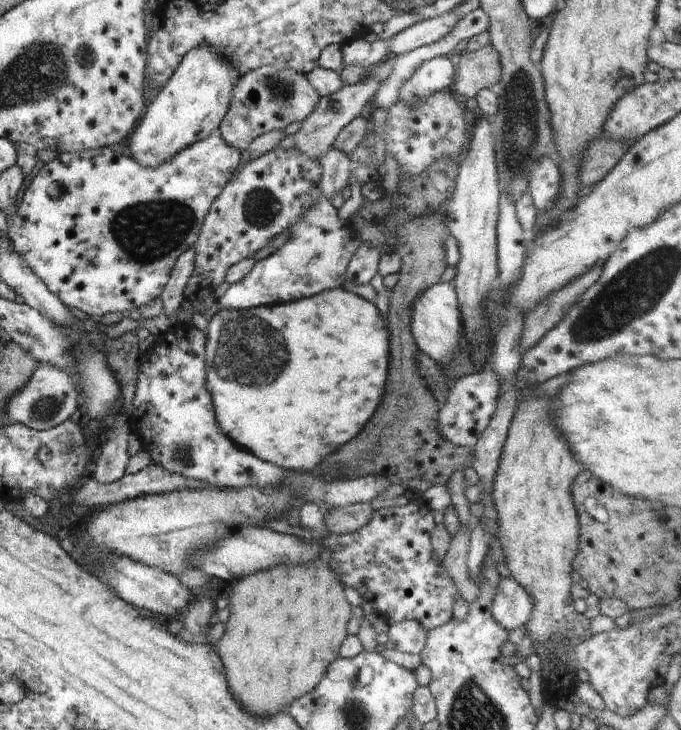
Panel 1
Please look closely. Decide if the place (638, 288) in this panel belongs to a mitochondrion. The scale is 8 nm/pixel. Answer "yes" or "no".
yes

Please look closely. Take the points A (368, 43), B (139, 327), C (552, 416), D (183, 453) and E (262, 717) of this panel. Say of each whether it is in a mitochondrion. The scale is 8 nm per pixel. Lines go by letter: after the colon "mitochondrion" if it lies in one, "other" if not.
A: other
B: other
C: other
D: mitochondrion
E: other

